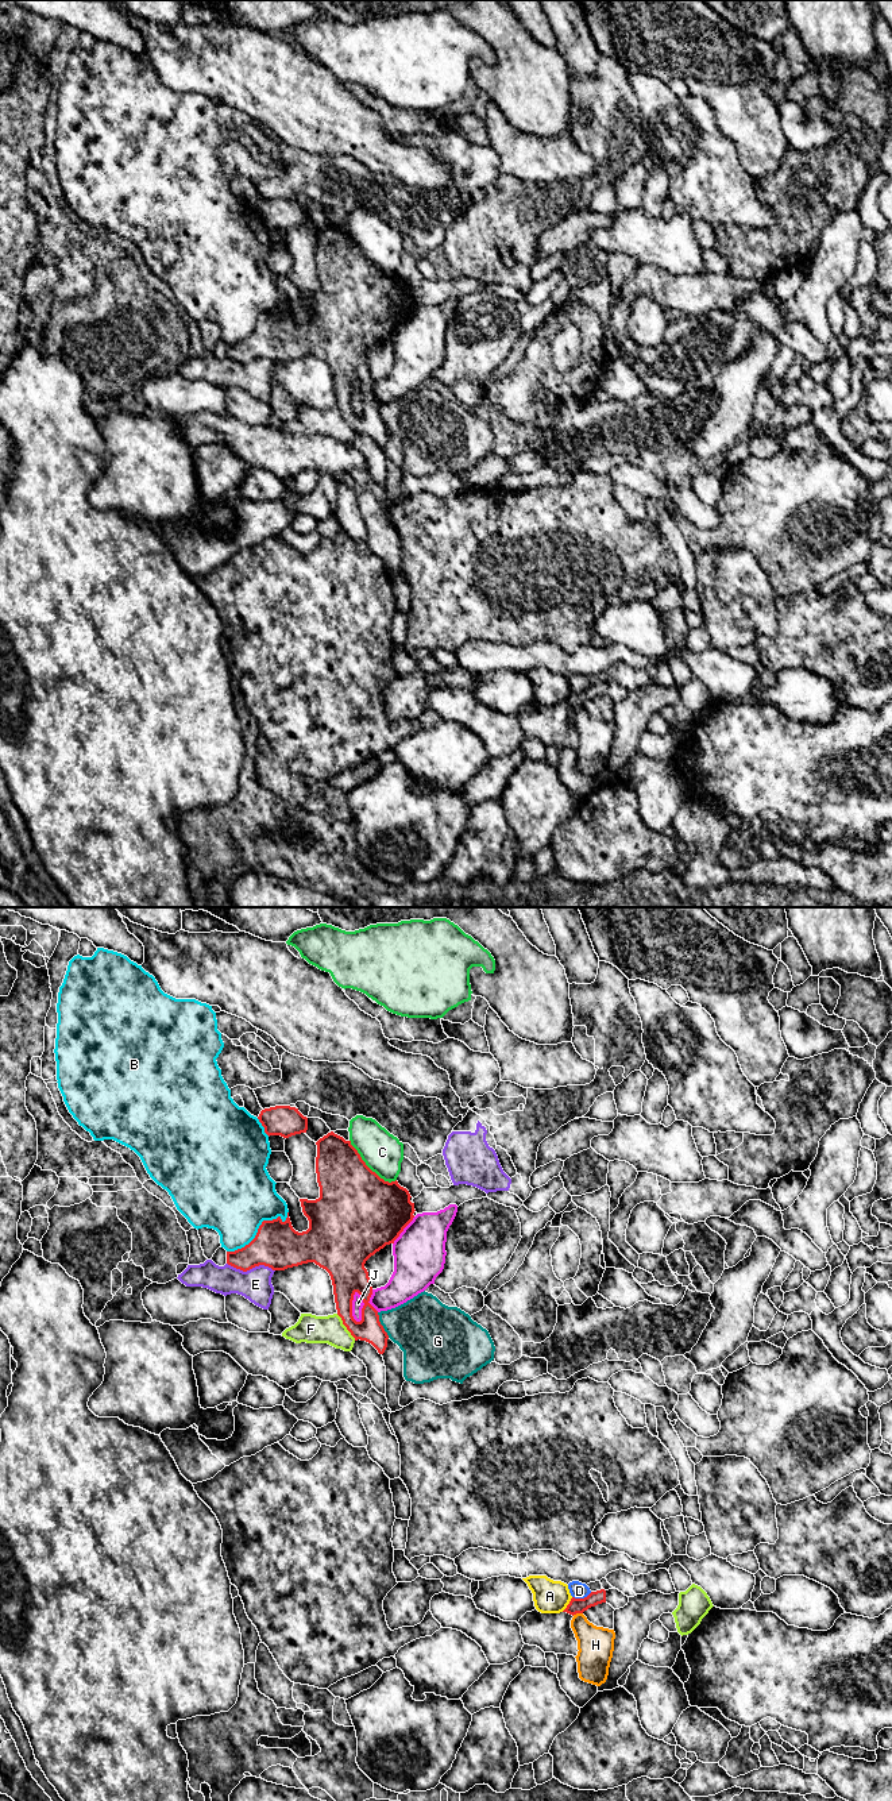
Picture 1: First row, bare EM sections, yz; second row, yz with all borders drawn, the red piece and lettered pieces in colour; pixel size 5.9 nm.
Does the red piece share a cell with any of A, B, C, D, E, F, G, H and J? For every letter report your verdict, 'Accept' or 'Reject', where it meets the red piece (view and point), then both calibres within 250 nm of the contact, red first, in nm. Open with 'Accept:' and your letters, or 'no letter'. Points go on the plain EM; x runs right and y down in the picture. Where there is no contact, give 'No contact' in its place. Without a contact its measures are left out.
Accept: no letter
A: Reject. Touches red at yz (568, 697). Thickness 100 nm (red) against 200 nm
B: Reject. Touches red at yz (259, 320). Thickness 280 nm (red) against 460 nm
C: Reject. Touches red at yz (367, 259). Thickness 460 nm (red) against 240 nm
D: Reject. Touches red at yz (582, 691). Thickness 100 nm (red) against 100 nm
E: Reject. Touches red at yz (251, 361). Thickness 280 nm (red) against 190 nm
F: Reject. Touches red at yz (346, 419). Thickness 150 nm (red) against 170 nm
G: Reject. Touches red at yz (381, 417). Thickness 150 nm (red) against 360 nm
H: Reject. Touches red at yz (576, 705). Thickness 100 nm (red) against 220 nm
J: Reject. Touches red at yz (351, 400). Thickness 220 nm (red) against 70 nm

